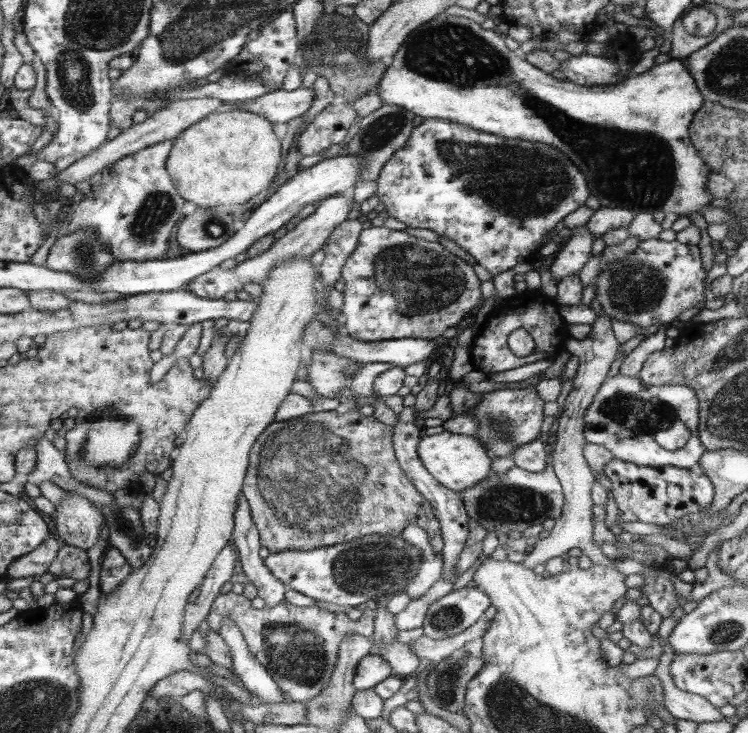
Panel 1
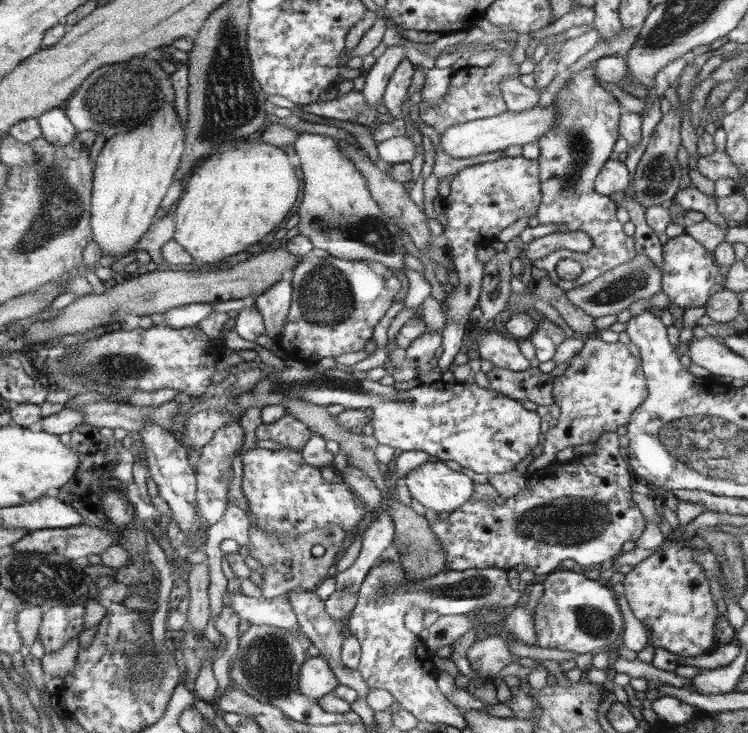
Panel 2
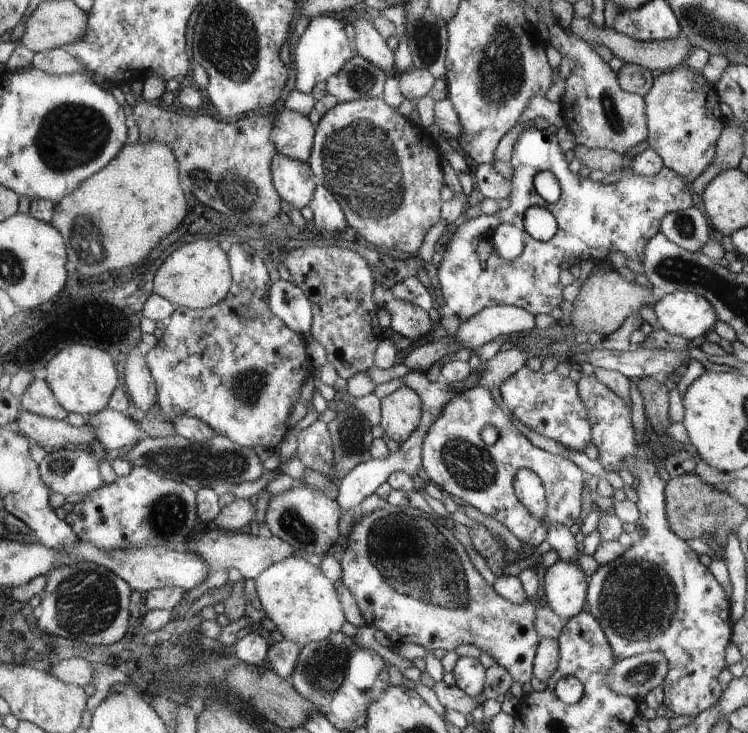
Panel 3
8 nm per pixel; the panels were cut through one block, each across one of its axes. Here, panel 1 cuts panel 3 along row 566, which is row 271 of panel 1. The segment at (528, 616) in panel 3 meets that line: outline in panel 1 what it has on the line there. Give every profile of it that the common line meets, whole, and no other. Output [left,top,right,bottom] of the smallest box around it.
[340,226,483,340]

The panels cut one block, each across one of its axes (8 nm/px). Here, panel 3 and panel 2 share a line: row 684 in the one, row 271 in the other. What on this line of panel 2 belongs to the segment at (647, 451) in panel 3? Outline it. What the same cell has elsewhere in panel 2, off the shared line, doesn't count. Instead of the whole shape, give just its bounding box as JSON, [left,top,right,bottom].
[661,233,722,308]

